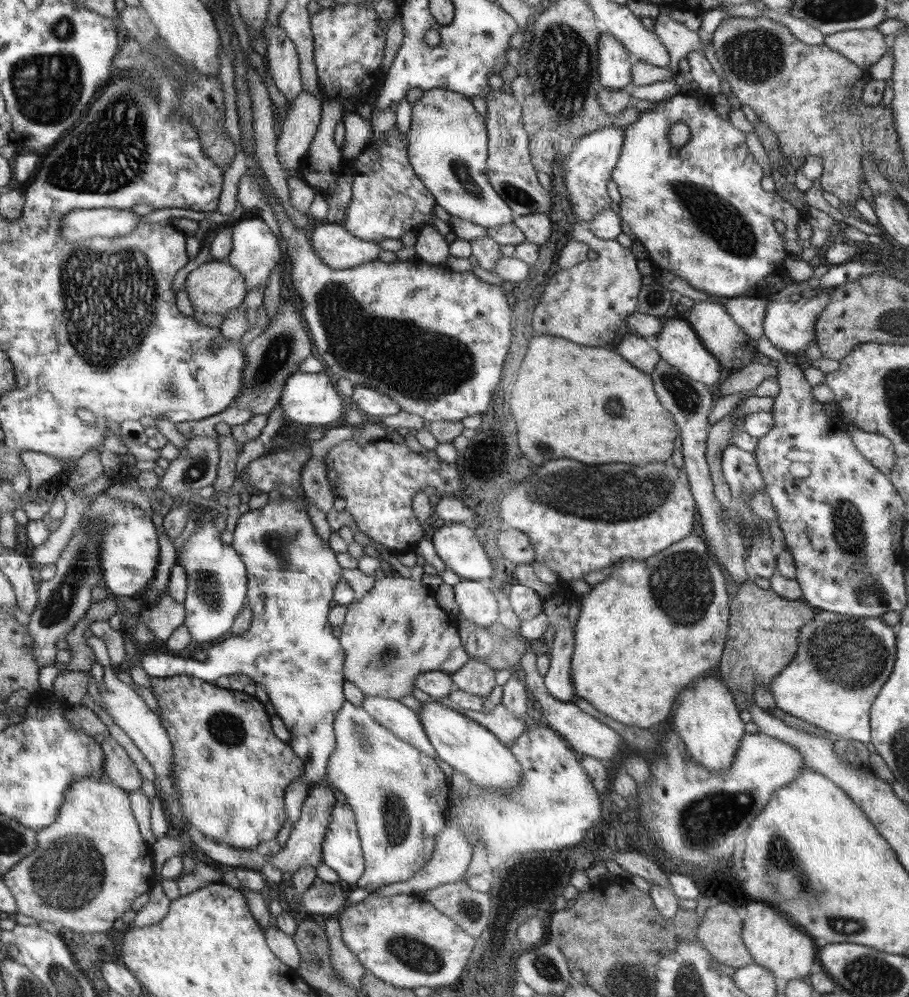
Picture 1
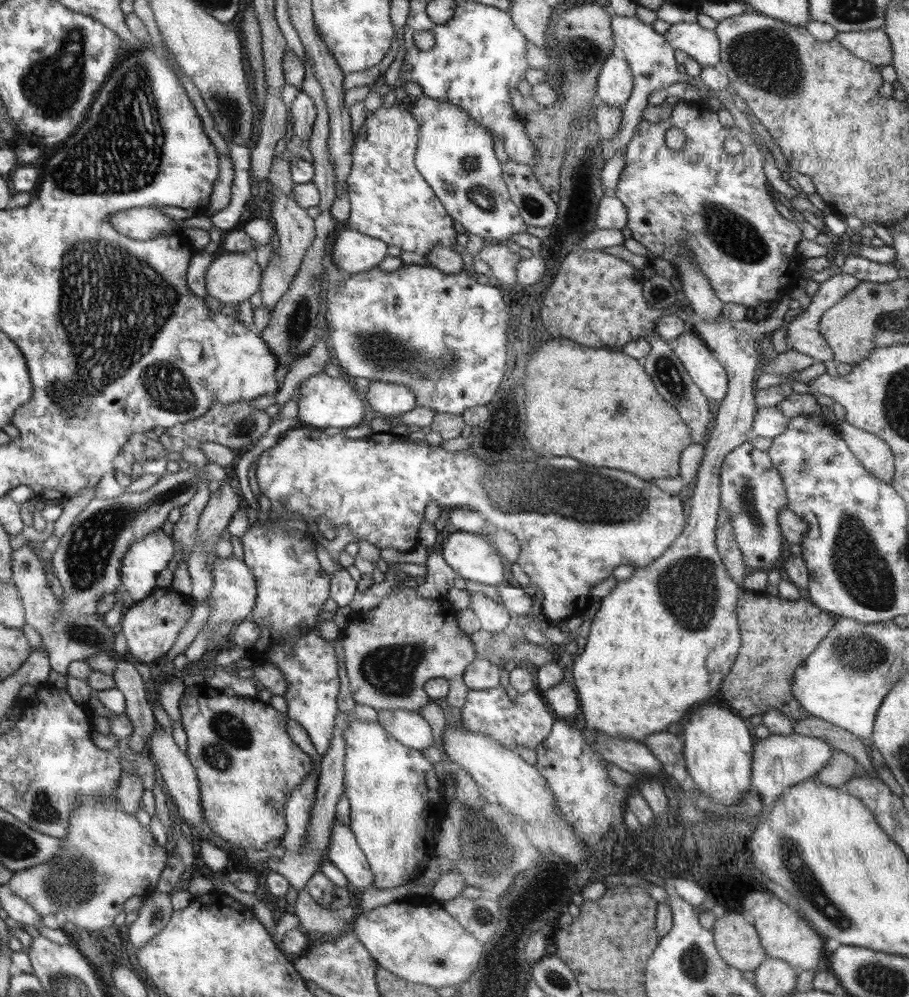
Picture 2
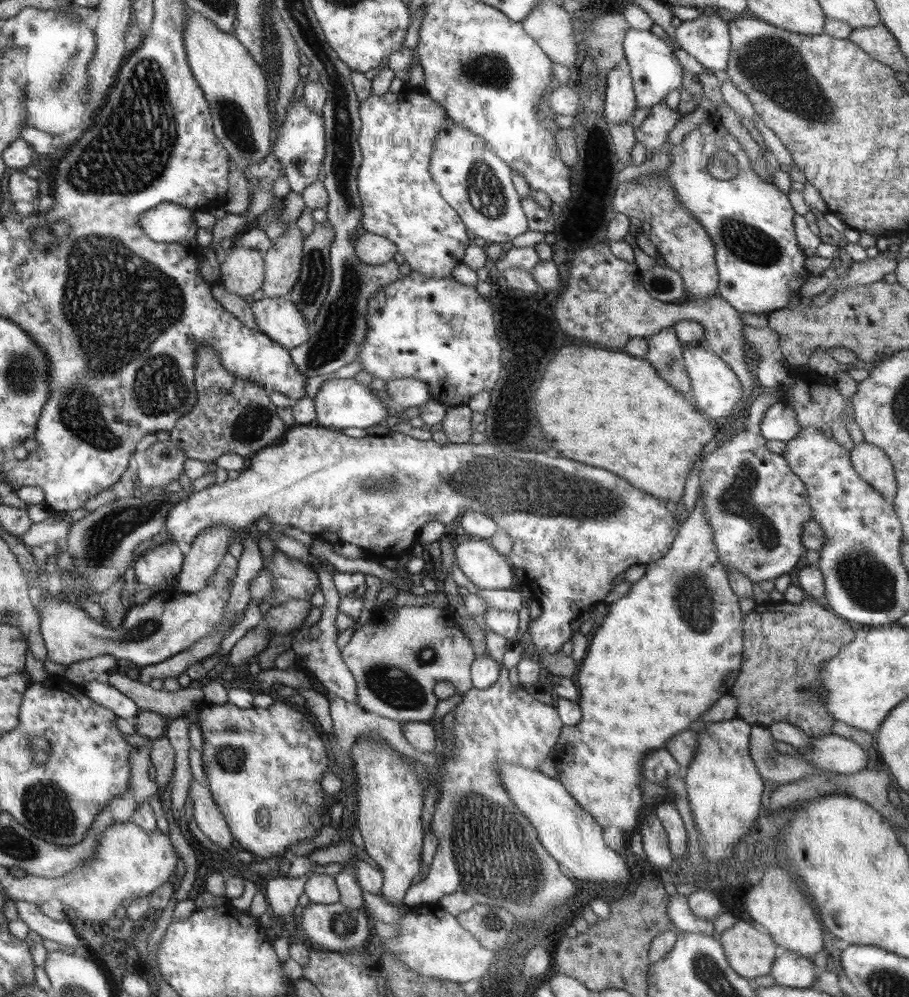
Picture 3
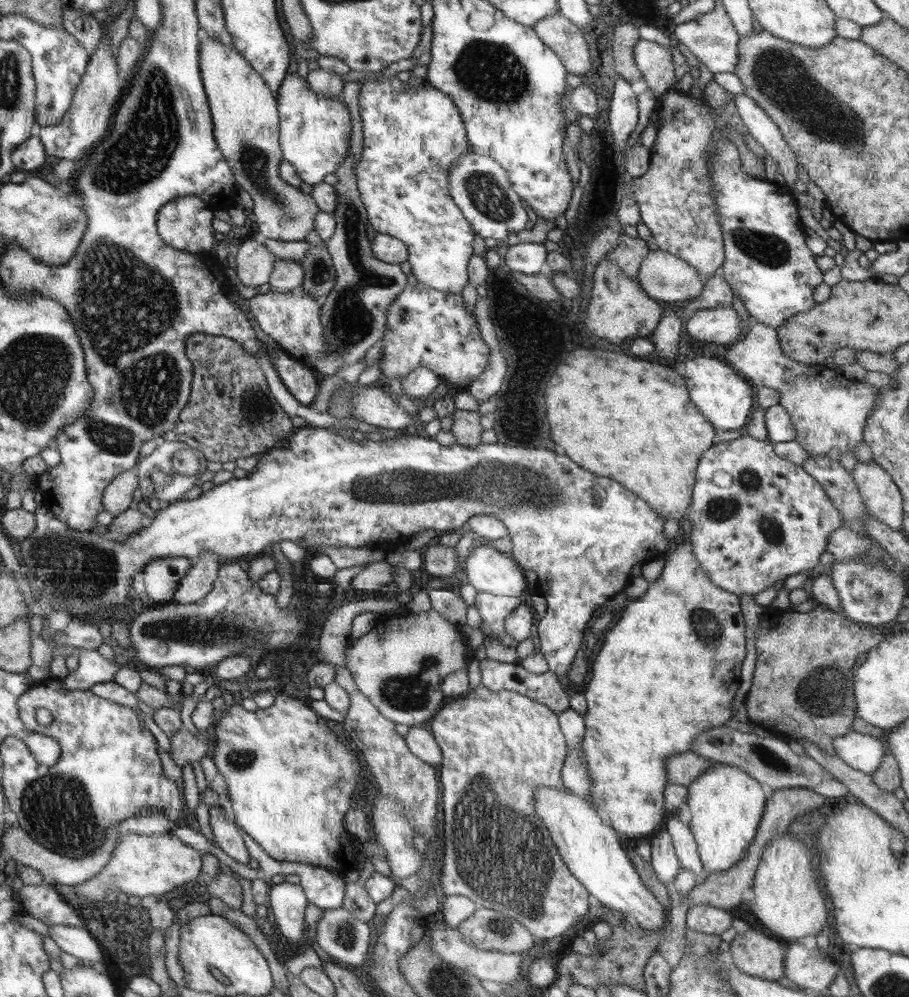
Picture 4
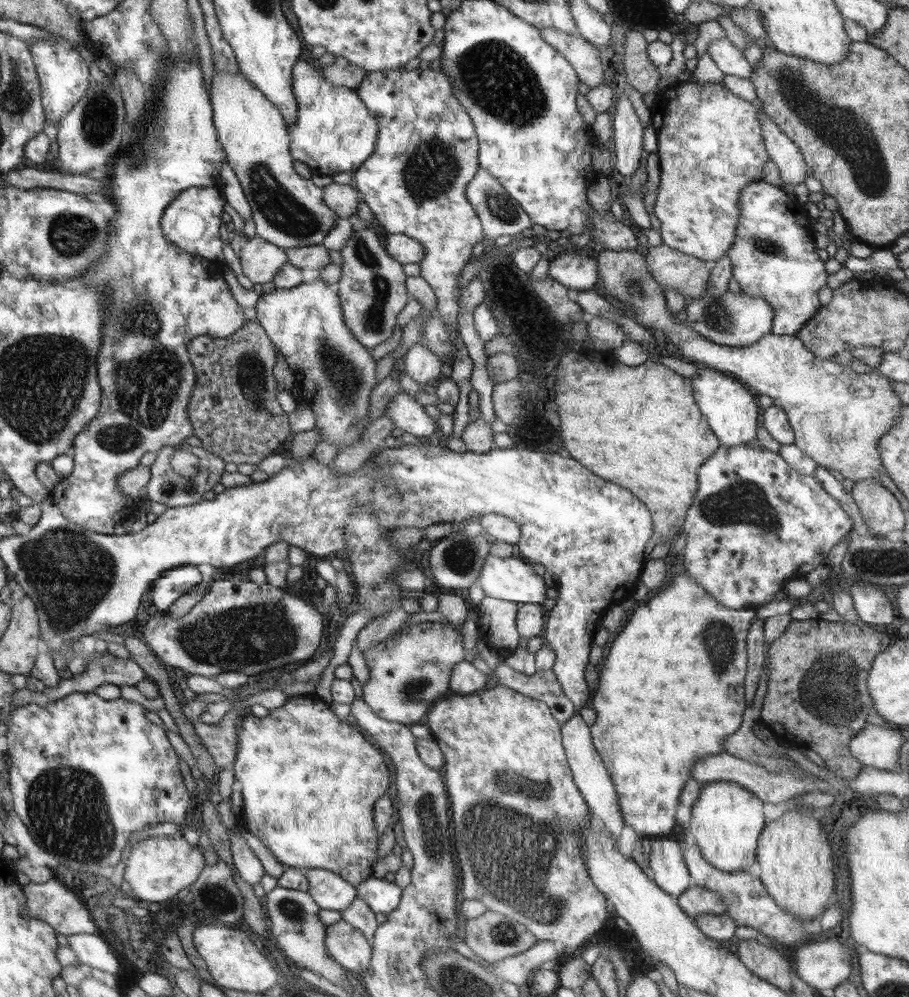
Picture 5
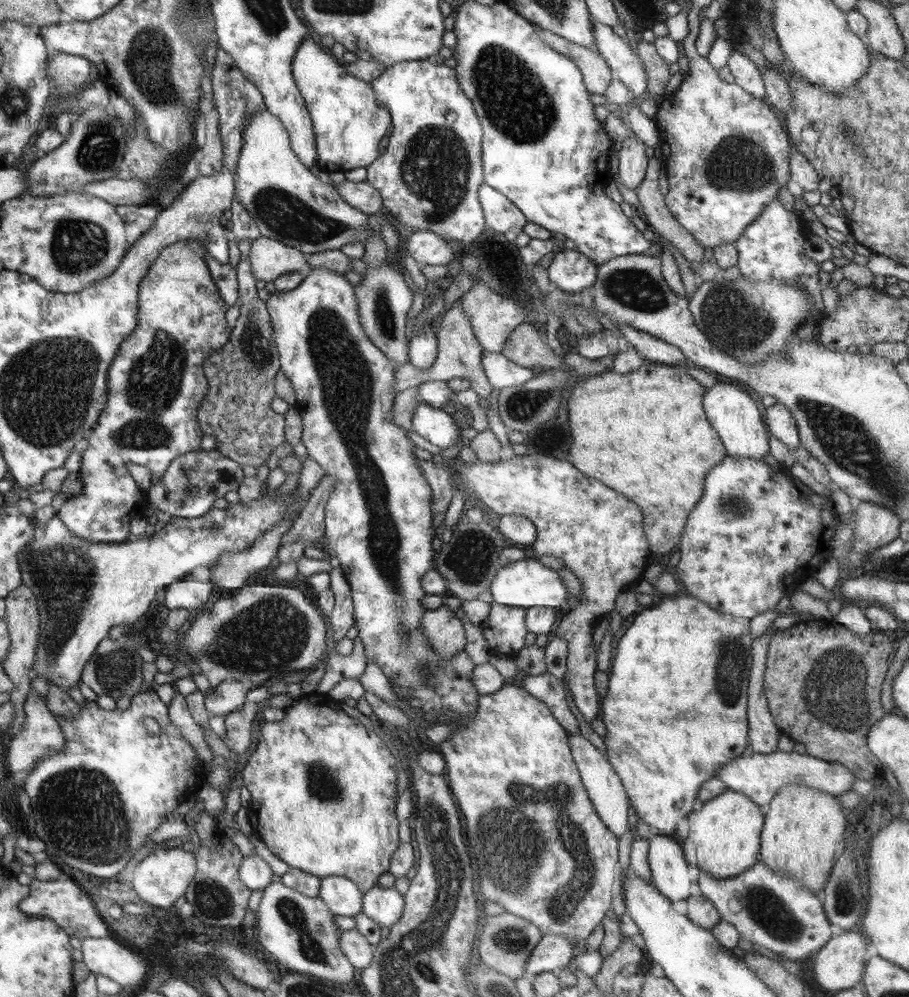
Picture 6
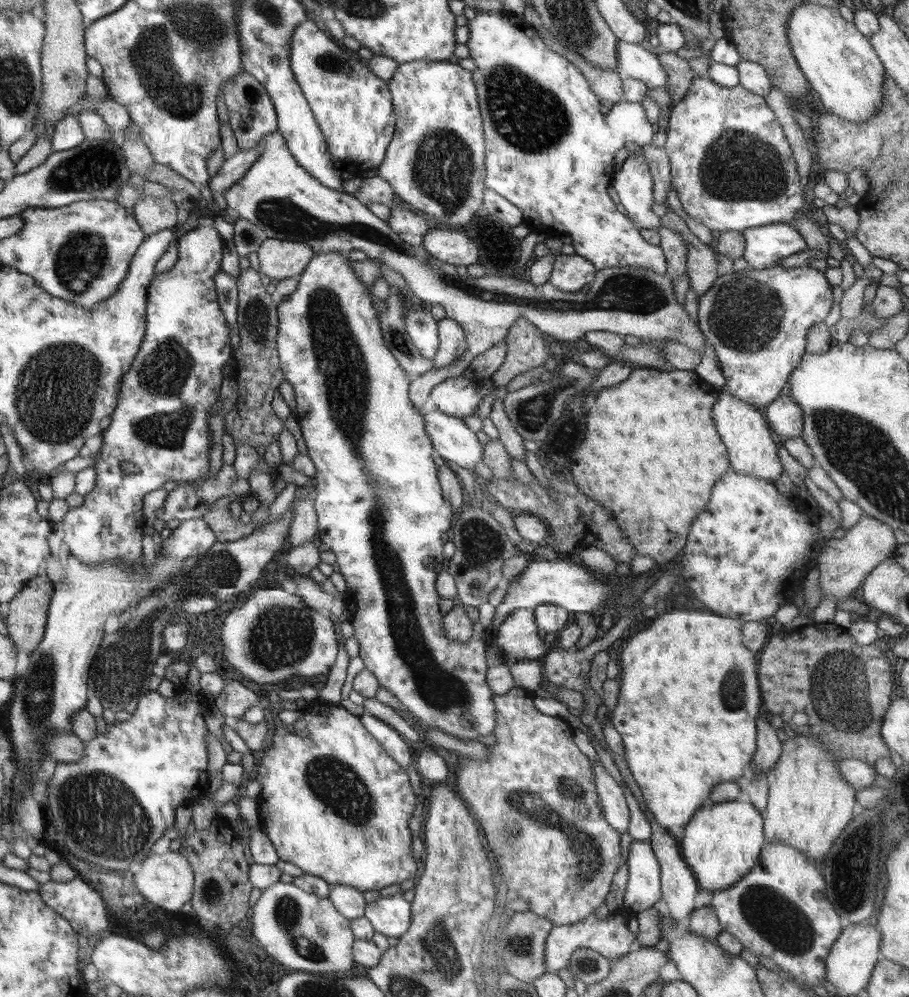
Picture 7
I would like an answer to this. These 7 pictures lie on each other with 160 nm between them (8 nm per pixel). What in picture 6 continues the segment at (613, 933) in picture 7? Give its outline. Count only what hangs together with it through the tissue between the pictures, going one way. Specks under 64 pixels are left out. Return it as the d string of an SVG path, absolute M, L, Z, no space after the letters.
M543 936L529 954L525 964L525 976L541 972L557 974L567 968L575 951L577 950L565 936Z

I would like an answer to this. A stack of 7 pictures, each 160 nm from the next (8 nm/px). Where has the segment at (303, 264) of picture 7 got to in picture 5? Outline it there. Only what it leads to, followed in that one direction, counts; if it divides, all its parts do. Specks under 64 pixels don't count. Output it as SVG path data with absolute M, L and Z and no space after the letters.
M254 236L238 253L244 276L254 284L266 284L280 272L282 266L288 264L287 250L266 242L266 239Z

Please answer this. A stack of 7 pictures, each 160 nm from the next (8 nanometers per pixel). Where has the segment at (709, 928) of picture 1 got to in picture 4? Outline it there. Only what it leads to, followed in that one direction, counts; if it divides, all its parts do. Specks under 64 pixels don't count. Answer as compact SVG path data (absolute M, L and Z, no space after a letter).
M756 929L737 933L729 942L734 964L744 974L776 981L784 976L784 954L781 941L774 940Z

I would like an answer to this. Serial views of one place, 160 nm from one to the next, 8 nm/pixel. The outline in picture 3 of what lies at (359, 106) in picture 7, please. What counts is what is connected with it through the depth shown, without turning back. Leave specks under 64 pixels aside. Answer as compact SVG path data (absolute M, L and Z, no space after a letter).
M294 96L286 111L282 127L278 129L278 141L274 146L274 155L284 167L284 173L292 187L292 192L302 193L308 186L318 181L320 165L323 164L328 153L325 116L311 110L303 99L295 101Z

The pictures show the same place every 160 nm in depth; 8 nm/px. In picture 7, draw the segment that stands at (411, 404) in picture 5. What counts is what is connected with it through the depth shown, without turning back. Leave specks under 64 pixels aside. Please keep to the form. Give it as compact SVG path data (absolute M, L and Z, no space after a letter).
M439 410L425 414L426 431L438 454L455 462L470 472L481 462L483 444L462 418L453 417Z

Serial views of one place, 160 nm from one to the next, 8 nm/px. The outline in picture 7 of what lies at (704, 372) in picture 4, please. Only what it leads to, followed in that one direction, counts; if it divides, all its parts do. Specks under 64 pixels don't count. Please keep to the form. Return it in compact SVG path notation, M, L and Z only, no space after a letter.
M720 392L712 405L711 415L714 426L726 445L731 468L738 474L752 475L775 484L782 474L783 466L777 453L778 444L772 439L774 432L764 420L762 412L732 394Z

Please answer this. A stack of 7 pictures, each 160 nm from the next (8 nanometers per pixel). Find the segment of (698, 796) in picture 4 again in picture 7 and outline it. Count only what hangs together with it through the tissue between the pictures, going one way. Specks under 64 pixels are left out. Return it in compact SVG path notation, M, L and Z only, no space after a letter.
M745 798L707 803L694 813L684 827L684 838L678 843L700 889L709 893L729 889L752 871L767 843L763 833L763 814Z

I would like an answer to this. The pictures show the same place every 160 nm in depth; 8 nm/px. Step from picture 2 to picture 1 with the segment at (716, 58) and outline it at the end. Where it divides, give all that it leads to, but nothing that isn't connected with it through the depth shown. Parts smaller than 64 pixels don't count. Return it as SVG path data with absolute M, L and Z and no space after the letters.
M661 14L654 19L654 31L661 44L666 47L671 58L671 72L678 72L679 60L687 57L689 52L702 51L703 44L696 30L686 28L676 22L670 15Z

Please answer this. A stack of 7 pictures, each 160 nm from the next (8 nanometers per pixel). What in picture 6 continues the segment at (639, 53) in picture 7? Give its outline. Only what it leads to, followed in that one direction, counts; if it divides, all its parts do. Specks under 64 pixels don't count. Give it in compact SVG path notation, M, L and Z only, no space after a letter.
M593 20L593 35L594 49L612 69L614 78L631 90L632 98L640 98L647 91L647 76L638 53L603 22Z

